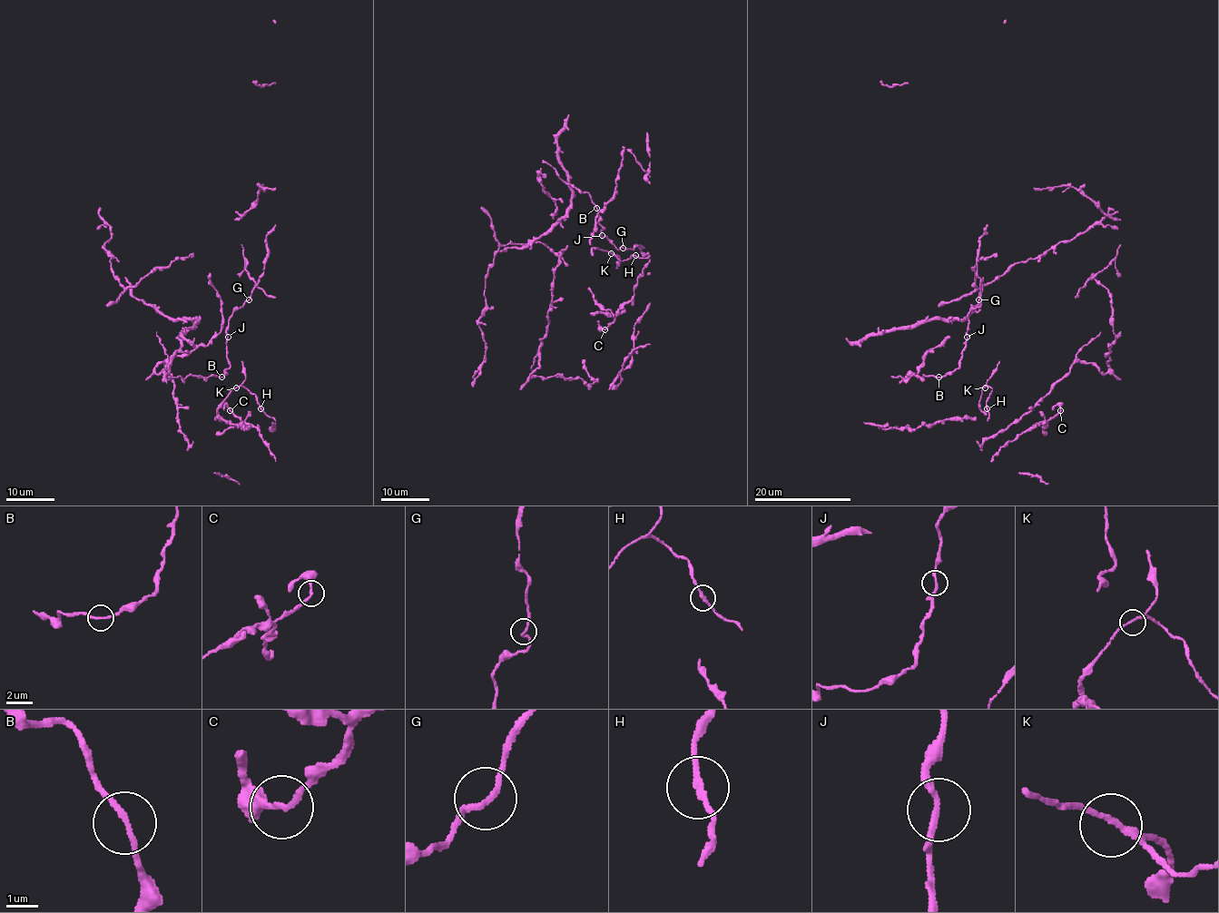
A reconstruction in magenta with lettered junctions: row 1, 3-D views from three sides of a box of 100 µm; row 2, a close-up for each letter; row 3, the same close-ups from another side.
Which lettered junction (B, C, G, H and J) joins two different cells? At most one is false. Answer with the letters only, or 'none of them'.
H

